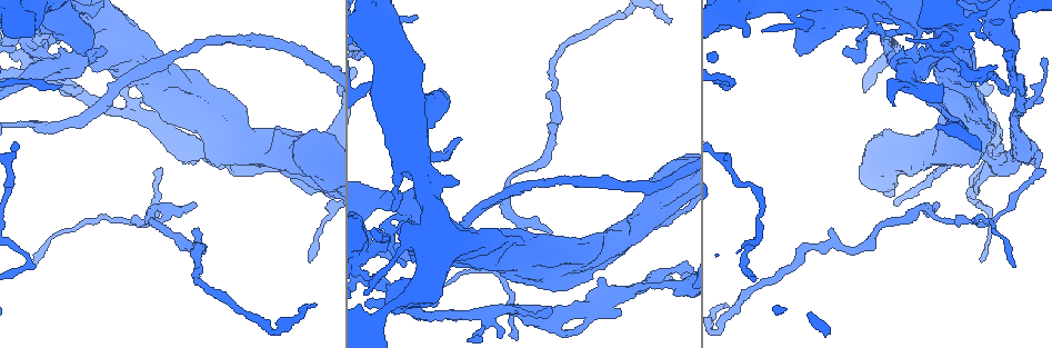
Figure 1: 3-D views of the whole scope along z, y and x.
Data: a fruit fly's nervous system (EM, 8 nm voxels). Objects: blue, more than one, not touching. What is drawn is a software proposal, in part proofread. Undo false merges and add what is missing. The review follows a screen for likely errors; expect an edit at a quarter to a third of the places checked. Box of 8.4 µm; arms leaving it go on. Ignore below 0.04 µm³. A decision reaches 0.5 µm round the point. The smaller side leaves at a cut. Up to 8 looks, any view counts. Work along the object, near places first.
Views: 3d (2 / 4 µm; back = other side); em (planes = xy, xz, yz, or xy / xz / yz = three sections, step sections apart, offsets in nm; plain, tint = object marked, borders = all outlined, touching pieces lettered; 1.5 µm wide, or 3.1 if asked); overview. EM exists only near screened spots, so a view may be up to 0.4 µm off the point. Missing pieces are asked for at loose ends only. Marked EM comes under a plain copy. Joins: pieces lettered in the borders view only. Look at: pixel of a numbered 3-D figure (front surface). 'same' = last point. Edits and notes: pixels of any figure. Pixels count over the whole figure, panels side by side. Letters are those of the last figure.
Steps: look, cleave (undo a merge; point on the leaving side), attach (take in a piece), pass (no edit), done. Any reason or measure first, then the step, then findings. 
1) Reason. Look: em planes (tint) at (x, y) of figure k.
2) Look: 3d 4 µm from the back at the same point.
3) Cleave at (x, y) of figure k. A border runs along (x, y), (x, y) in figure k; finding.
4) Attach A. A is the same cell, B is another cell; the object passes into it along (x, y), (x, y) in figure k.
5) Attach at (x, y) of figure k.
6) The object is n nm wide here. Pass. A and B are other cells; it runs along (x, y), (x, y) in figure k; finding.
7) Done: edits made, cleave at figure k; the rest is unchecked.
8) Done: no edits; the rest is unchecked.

Look: 3d 2 µm from the back at (311, 307) of figure 1.

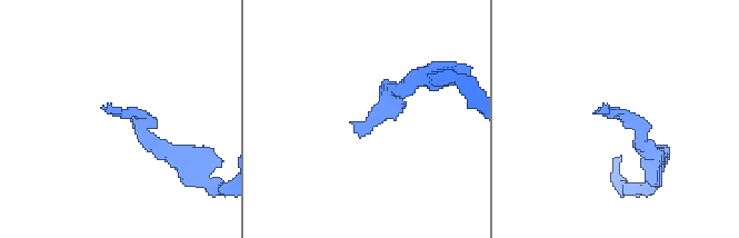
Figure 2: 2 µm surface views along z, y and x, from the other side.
Look: em planes (borders) at (113, 112) of figure 2.

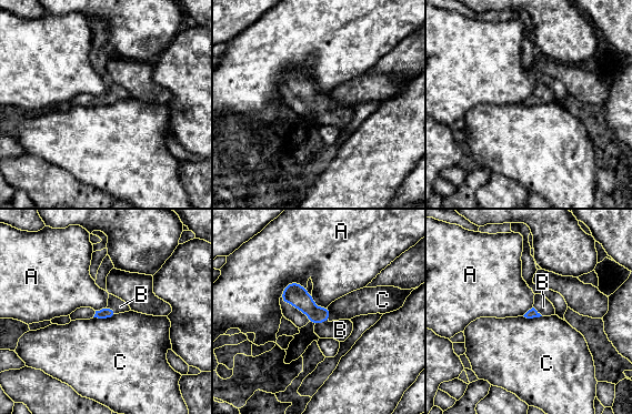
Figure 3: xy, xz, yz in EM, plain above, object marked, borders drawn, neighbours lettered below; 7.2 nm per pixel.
Attach B. B is the same cell, A and C are other cells; the object passes into it along (298, 296), (321, 322), (340, 330) in figure 3; the cell continues.

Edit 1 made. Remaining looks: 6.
See it whole again. Look: overview.

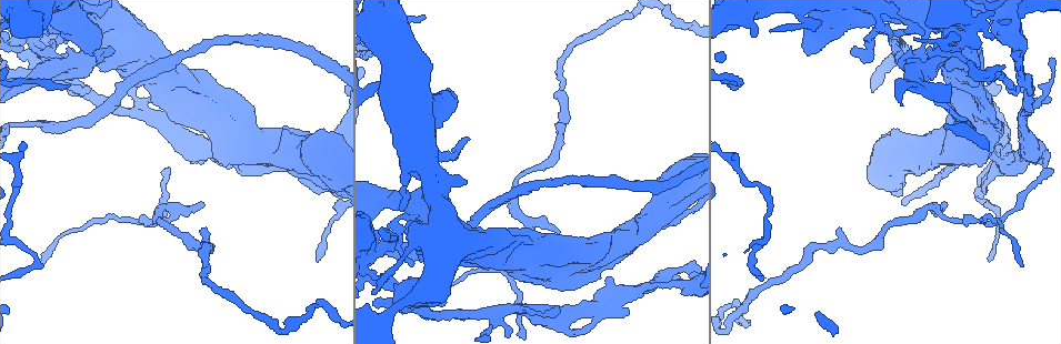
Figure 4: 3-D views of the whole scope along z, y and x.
Narrows sharply. Look: 3d 2 µm at (892, 223) of figure 4.

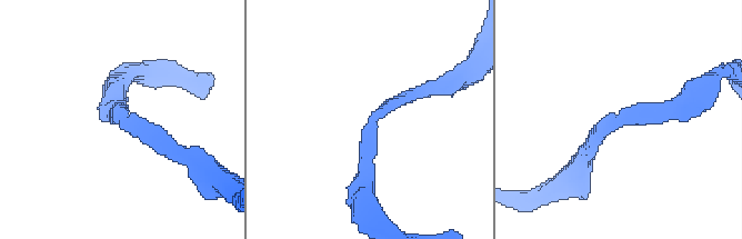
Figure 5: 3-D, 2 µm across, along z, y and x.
The arms are 170, 170 nm wide. Look: em yz step 8 (tint) at (374, 117) of figure 5.

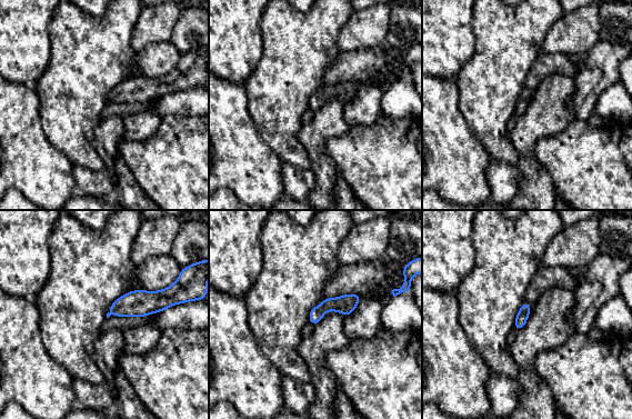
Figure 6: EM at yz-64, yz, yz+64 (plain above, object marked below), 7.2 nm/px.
Look: em planes (borders) at the same point.

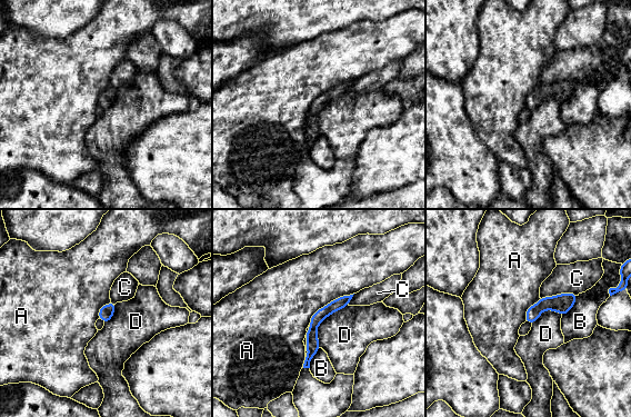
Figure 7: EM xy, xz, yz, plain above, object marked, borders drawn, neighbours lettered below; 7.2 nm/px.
The object is 90 nm wide here. Pass. A, B, C and D are other cells; it runs along (347, 298), (314, 323), (307, 365) in figure 7; all the same cell.

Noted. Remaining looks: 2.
Done: edits made, attach at figure 3; the rest is unchecked.

